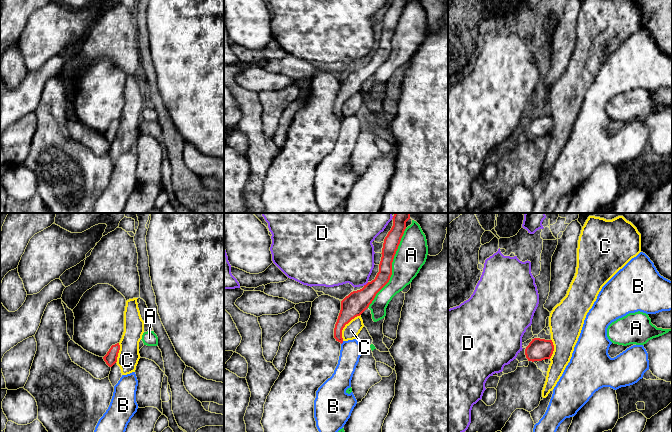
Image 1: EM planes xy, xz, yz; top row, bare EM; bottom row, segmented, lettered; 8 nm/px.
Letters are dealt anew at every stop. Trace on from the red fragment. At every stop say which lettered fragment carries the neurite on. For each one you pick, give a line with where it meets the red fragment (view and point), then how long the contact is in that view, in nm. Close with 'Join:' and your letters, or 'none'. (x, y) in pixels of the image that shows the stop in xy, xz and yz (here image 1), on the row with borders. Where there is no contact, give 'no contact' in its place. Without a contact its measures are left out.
Join: none

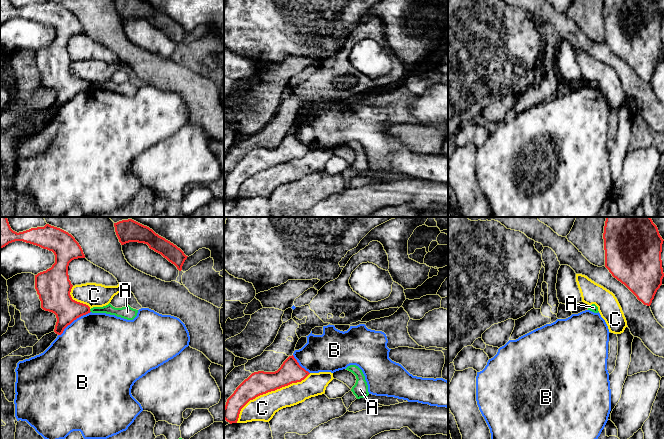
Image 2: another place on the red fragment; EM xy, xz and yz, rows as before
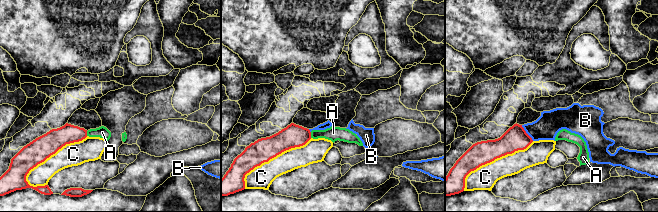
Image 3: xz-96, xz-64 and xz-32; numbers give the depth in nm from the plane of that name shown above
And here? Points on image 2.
Join: none

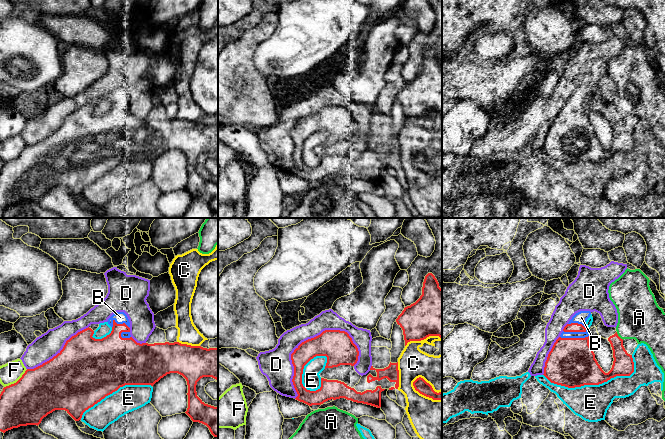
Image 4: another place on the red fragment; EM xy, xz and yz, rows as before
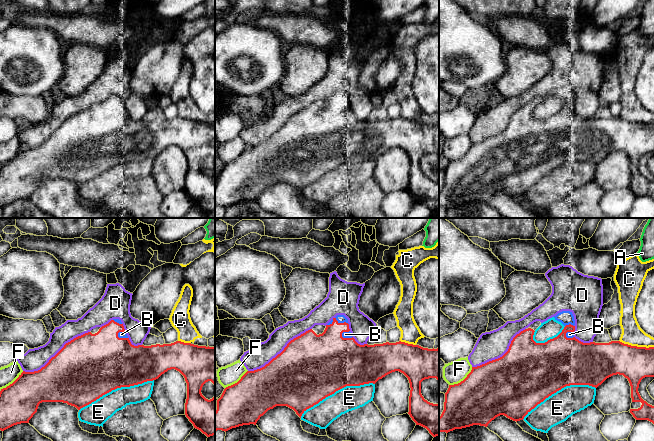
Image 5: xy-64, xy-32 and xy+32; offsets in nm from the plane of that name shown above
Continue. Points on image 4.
B: contact yz (575, 331); length 190 nm
Join: B

